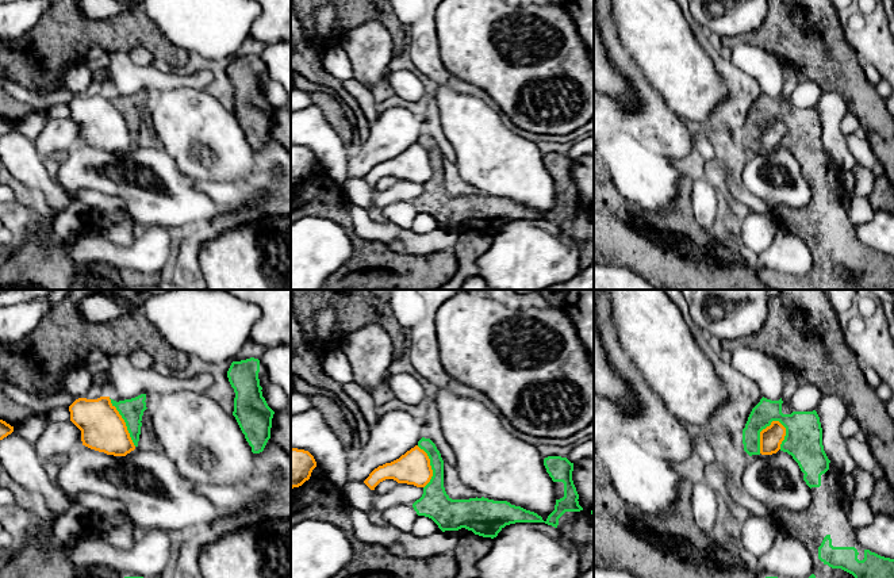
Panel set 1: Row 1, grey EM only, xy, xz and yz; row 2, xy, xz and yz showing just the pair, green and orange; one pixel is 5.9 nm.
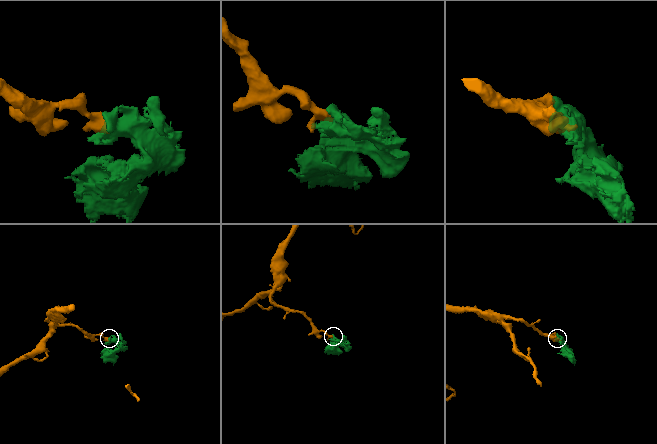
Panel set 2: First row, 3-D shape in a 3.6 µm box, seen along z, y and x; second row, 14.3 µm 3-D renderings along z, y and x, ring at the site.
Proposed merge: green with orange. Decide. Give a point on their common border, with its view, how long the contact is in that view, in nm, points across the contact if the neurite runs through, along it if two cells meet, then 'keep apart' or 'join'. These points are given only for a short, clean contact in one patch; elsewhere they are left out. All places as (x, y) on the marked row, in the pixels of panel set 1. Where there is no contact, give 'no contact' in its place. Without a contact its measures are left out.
meets green in yz at (759, 433); contact 240 nm long; border along yz (778, 420), (774, 420), (760, 432), (759, 452); keep apart

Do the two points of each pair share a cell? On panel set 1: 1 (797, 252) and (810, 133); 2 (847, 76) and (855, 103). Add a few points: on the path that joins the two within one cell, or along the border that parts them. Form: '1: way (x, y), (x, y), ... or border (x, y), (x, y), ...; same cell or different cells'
1: border (779, 226), (795, 234), (806, 245), (814, 260); different cells
2: way (854, 83), (855, 96); same cell

